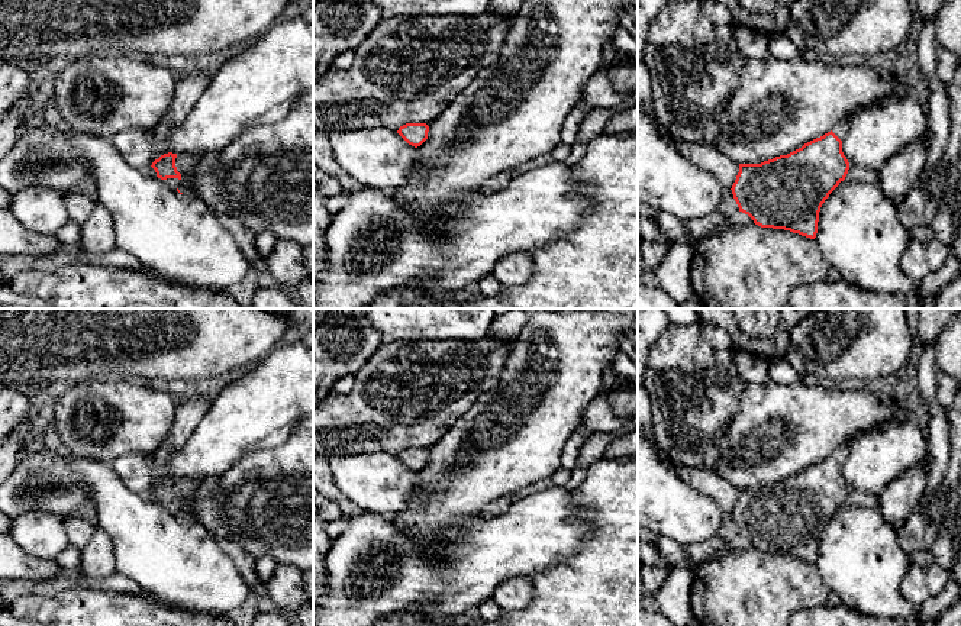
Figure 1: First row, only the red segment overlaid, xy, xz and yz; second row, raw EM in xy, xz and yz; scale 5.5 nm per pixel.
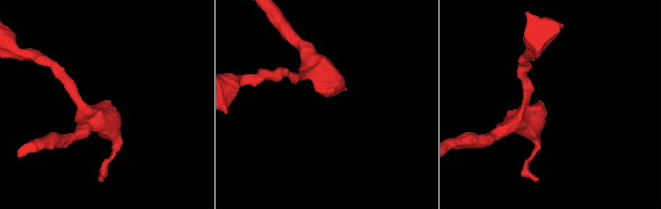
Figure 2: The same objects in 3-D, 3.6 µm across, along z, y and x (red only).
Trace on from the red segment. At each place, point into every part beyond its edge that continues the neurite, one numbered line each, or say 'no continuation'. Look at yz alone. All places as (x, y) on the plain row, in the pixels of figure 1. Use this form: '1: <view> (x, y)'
1: yz (839, 454)

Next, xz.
no continuation

